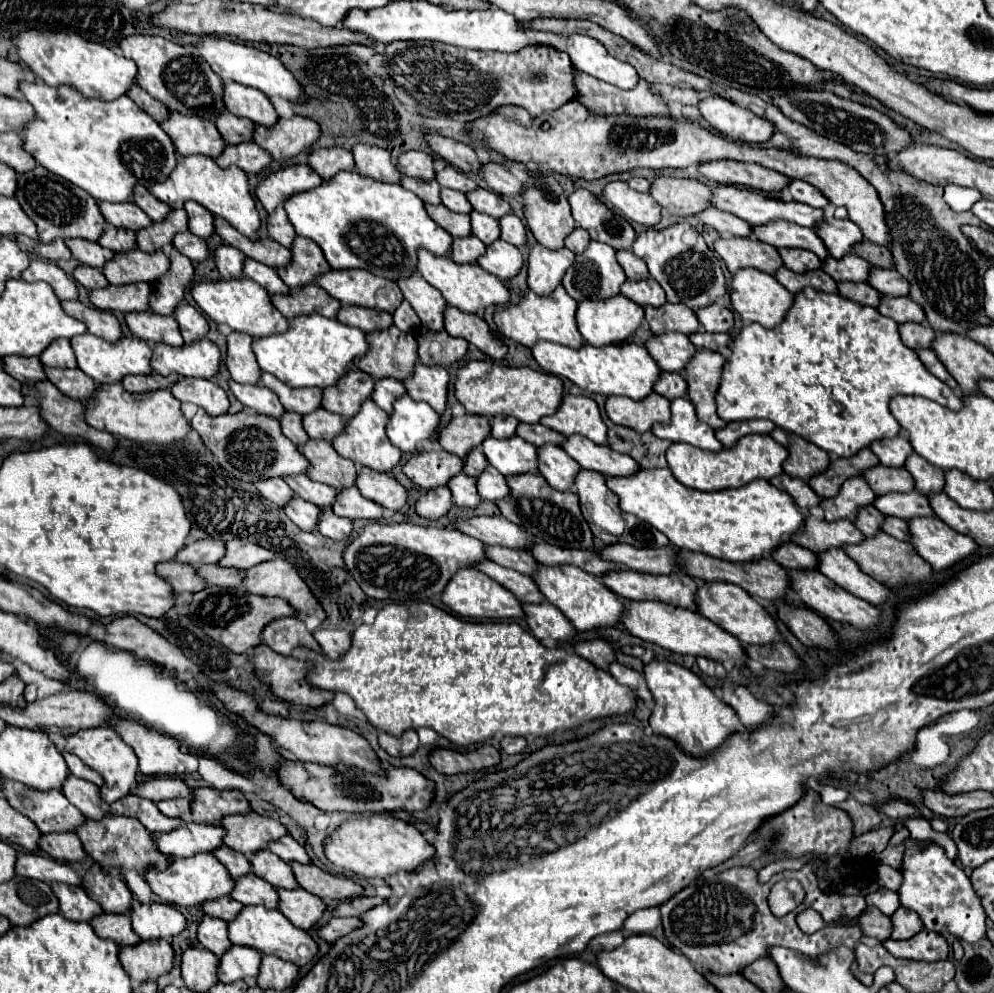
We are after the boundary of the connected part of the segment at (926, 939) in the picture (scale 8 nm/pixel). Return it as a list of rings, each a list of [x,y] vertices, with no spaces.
[[[921,930],[917,936],[909,940],[893,940],[887,938],[883,946],[895,956],[905,960],[945,960],[949,954],[949,946],[945,938],[931,930]]]

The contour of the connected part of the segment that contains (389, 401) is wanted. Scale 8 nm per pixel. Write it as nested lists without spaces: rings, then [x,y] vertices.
[[[381,378],[381,380],[375,380],[375,388],[373,388],[373,402],[383,408],[385,412],[391,412],[393,410],[393,402],[405,394],[405,388],[399,380],[395,378]]]

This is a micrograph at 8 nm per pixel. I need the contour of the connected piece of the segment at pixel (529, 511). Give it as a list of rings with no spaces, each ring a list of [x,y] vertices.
[[[527,472],[523,476],[509,476],[507,486],[511,488],[511,496],[495,502],[503,518],[521,526],[535,540],[543,540],[553,546],[579,548],[579,550],[587,550],[593,546],[593,534],[589,530],[589,524],[581,516],[579,498],[575,492],[571,490],[559,492],[551,488],[539,472]]]

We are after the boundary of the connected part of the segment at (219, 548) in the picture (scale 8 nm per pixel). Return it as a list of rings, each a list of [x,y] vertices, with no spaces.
[[[199,540],[199,542],[189,542],[179,554],[177,560],[193,566],[201,564],[211,564],[219,562],[225,556],[225,542],[221,540]]]

